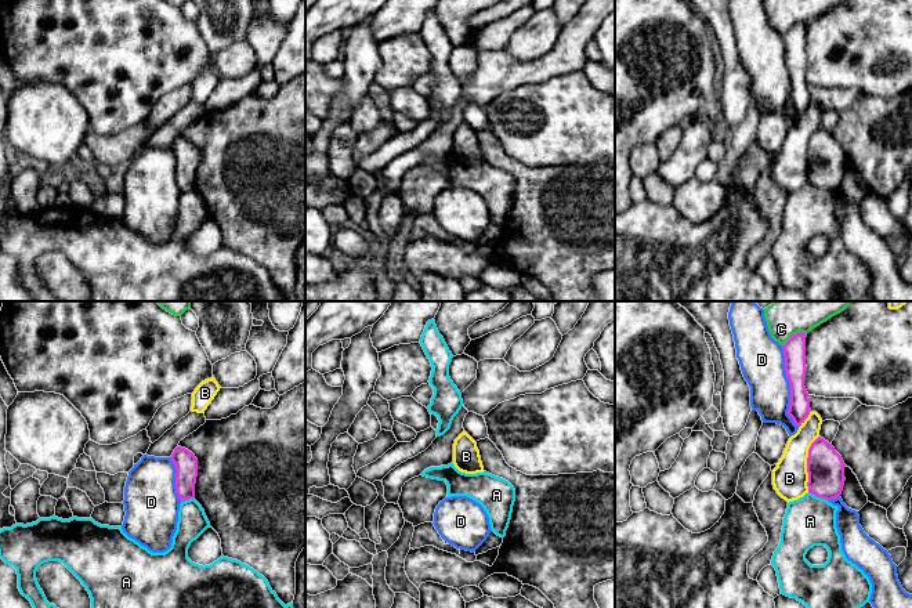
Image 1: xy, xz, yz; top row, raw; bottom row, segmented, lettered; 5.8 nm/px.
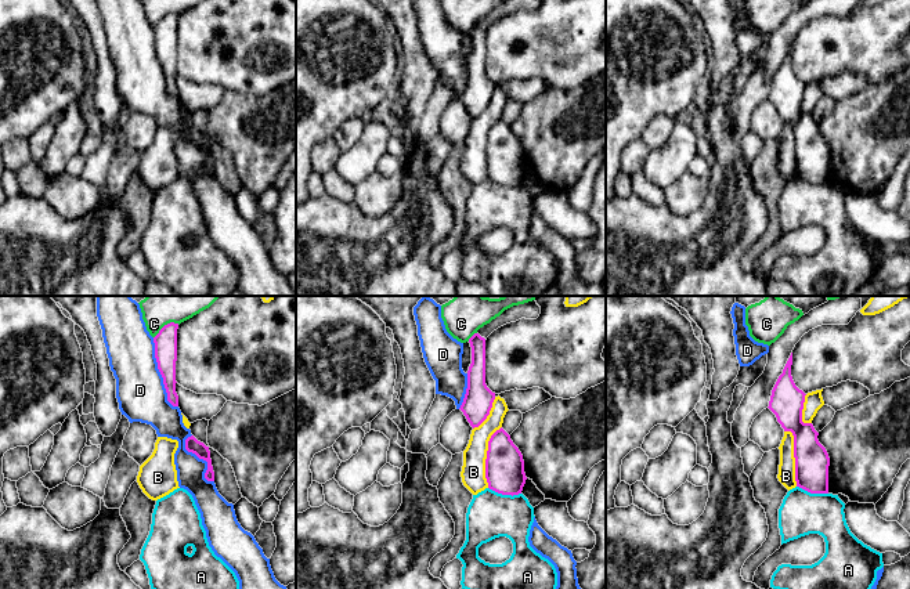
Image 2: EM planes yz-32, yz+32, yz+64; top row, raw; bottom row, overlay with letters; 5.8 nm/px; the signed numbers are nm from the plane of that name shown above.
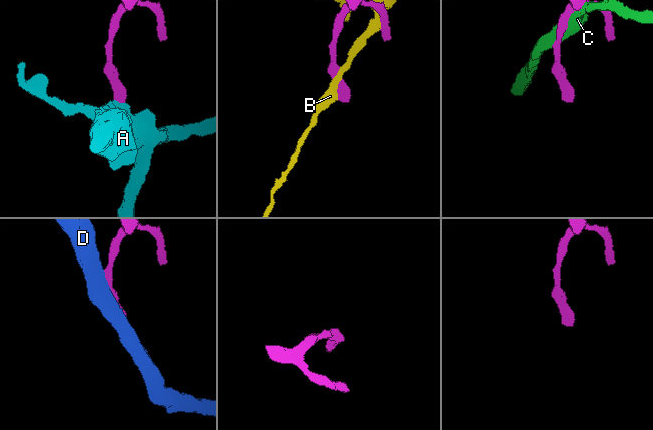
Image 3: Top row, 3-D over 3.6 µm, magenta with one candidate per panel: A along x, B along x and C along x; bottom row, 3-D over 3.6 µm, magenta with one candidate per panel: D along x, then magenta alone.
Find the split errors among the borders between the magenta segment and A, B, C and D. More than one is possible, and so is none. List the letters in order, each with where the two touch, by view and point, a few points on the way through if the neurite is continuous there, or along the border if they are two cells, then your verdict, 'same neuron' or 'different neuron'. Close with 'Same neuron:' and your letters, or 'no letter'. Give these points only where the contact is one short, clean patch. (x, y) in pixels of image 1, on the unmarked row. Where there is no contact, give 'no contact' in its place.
A: contact yz (818, 187); border yz (809, 183), (827, 191); different neuron
B: contact yz (807, 155); different neuron
C: contact yz (793, 25); different neuron
D: contact yz (791, 78); different neuron
Same neuron: no letter

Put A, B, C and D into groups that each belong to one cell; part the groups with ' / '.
A / B / C / D

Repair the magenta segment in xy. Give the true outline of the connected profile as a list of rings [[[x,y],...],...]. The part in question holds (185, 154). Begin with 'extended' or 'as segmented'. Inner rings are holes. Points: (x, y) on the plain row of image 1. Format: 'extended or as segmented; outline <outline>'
as segmented; outline [[[177,137],[171,145],[175,156],[175,178],[181,192],[195,188],[195,174],[198,167],[198,149],[185,138]]]

